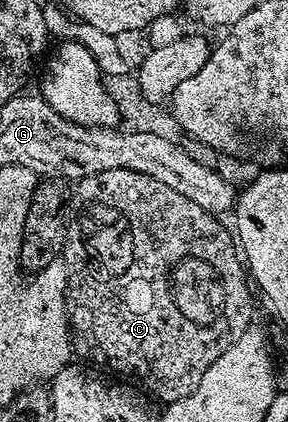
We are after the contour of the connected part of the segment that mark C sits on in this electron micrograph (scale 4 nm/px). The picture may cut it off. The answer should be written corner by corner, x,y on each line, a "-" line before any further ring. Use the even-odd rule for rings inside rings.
108,170
102,174
92,174
89,178
82,178
76,183
76,186
77,195
75,195
74,198
72,195
67,202
67,225
65,228
65,249
63,251
63,265
69,270
67,291
68,324
71,327
76,351
78,348
83,357
90,358
91,361
98,362
99,365
106,366
109,370
114,370
114,372
117,373
114,375
120,376
122,379
128,380
130,383
138,382
138,384
133,384
140,387
142,391
144,391
143,389
150,390
150,392
161,401
161,404
183,400
191,392
195,392
199,380
203,380
203,372
207,372
207,368
211,368
211,364
215,364
215,360
219,360
219,356
223,356
223,352
227,352
227,348
231,348
231,344
235,344
241,338
246,337
247,331
251,326
251,323
249,323
253,318
253,294
249,291
249,286
251,288
251,282
247,277
246,267
243,265
242,259
239,257
239,250
235,245
234,235
230,233
230,231
229,234
225,231
225,226
221,223
222,219
220,217
210,214
209,211
204,210
203,208
199,208
199,204
187,200
187,196
179,196
179,192
175,192
175,188
167,188
167,184
159,184
159,180
155,180
143,172
135,172
134,170

